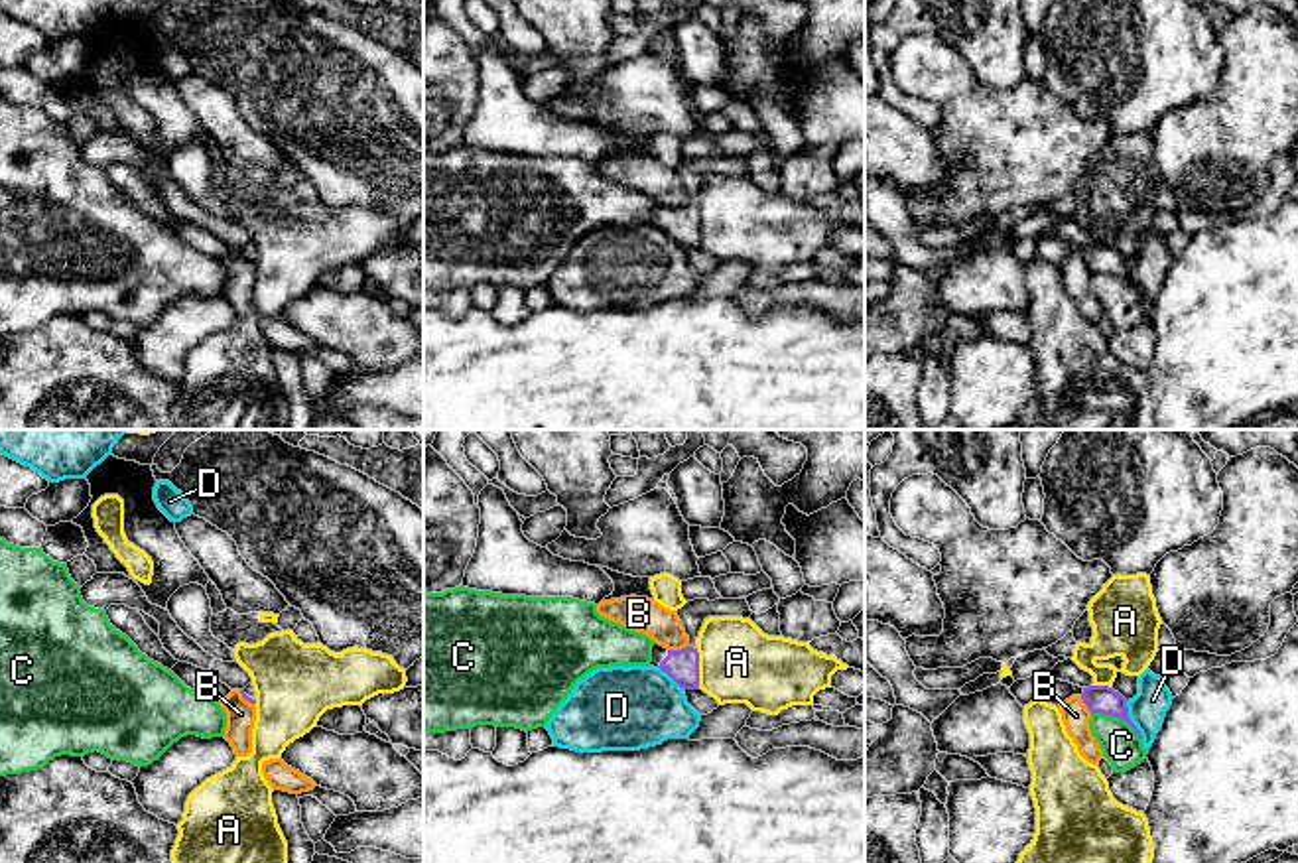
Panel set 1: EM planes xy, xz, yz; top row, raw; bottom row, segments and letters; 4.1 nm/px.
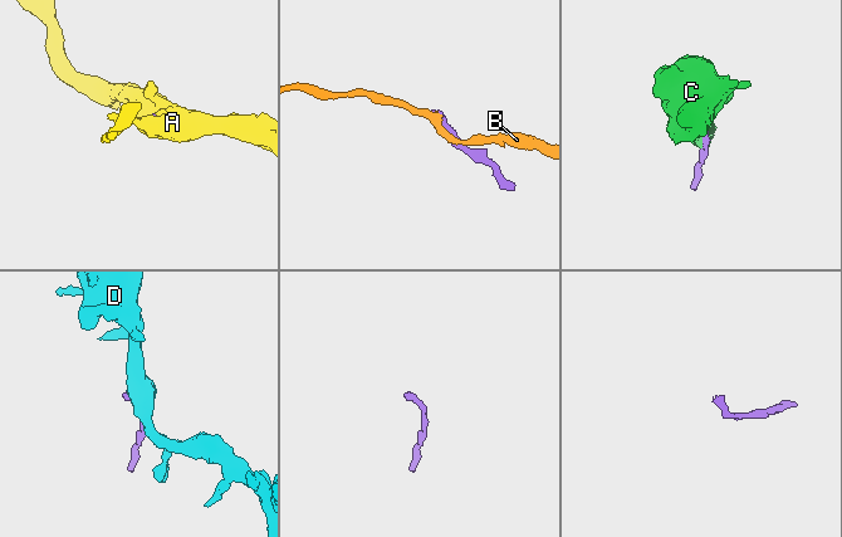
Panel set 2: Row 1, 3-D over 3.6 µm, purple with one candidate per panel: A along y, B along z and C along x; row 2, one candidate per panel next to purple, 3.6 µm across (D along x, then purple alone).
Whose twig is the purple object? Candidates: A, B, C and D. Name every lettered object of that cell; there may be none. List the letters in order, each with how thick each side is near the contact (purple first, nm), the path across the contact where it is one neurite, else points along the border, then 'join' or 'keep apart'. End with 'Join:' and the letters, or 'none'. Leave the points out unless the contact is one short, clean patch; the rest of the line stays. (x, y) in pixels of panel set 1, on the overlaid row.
A: 140/320 nm | along xz (696, 649), (700, 688) | keep apart
B: 140/140 nm | along xz (688, 645), (668, 651) | keep apart
C: 110/160 nm | keep apart
D: 110/160 nm | along yz (1125, 702), (1127, 716), (1143, 737) | keep apart
Join: none

